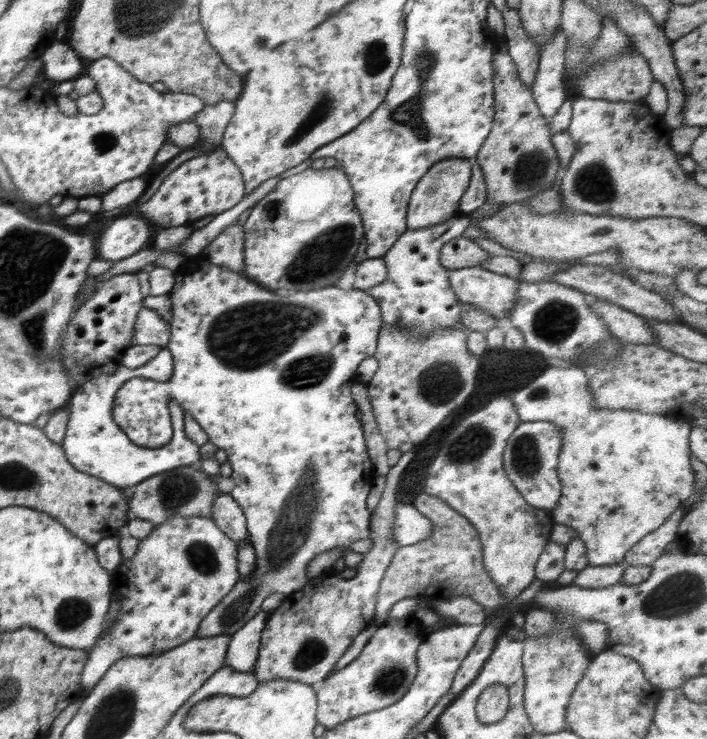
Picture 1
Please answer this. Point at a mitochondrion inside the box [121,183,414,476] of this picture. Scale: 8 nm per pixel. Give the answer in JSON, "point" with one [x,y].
{"point":[253,334]}

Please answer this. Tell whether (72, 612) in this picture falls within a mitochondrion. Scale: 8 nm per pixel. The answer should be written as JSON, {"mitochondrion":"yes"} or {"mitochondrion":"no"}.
{"mitochondrion":"yes"}

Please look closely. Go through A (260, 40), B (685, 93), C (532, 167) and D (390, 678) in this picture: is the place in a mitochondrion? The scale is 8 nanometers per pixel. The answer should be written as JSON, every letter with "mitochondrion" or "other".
{"A":"mitochondrion","B":"other","C":"mitochondrion","D":"mitochondrion"}

